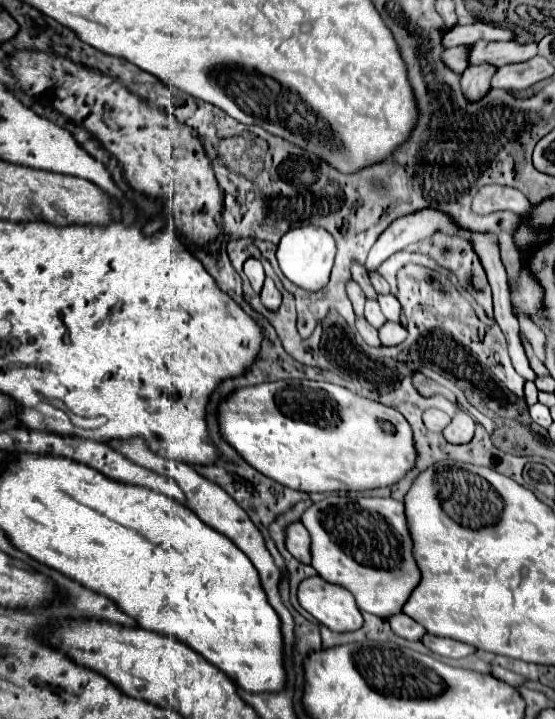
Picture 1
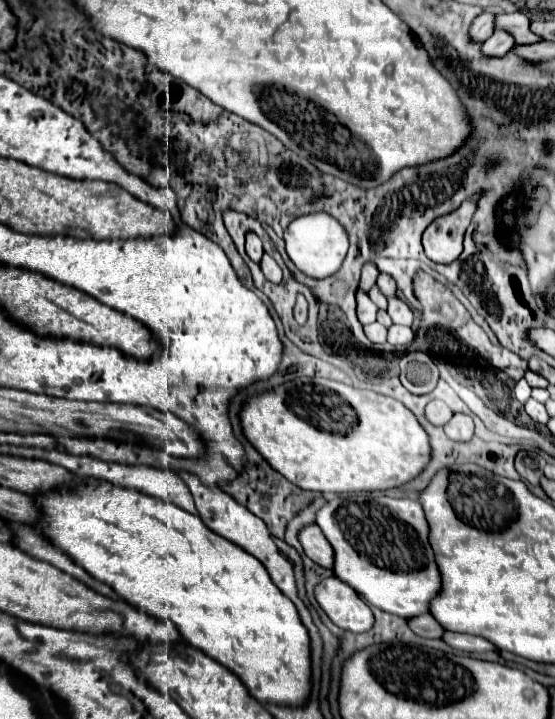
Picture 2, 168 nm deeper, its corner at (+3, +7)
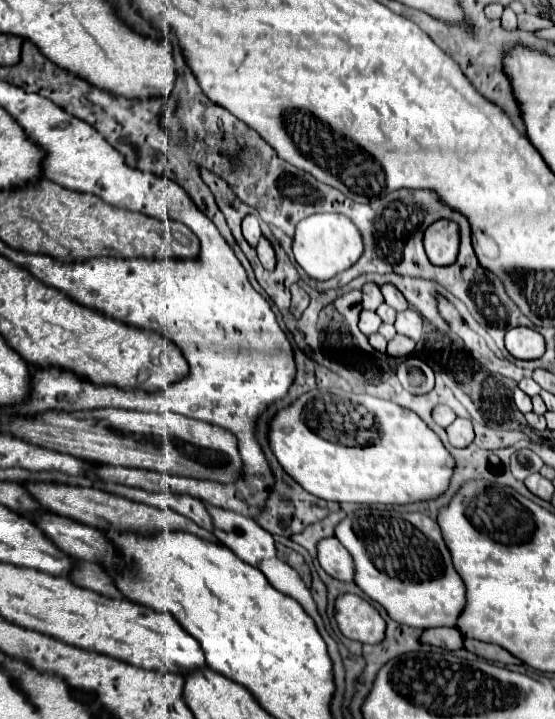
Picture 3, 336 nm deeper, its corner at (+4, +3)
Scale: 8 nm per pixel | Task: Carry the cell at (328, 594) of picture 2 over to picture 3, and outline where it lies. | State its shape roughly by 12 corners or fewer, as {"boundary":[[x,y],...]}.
{"boundary":[[356,594],[336,600],[346,638],[378,644],[386,632],[380,612]]}

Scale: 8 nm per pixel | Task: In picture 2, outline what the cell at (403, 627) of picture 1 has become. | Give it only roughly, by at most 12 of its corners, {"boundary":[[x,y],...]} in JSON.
{"boundary":[[431,614],[407,620],[421,638],[441,638],[443,628]]}

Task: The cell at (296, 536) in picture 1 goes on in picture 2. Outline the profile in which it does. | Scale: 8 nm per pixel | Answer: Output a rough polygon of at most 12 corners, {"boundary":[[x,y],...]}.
{"boundary":[[317,524],[299,530],[305,554],[323,568],[333,566],[333,548]]}

